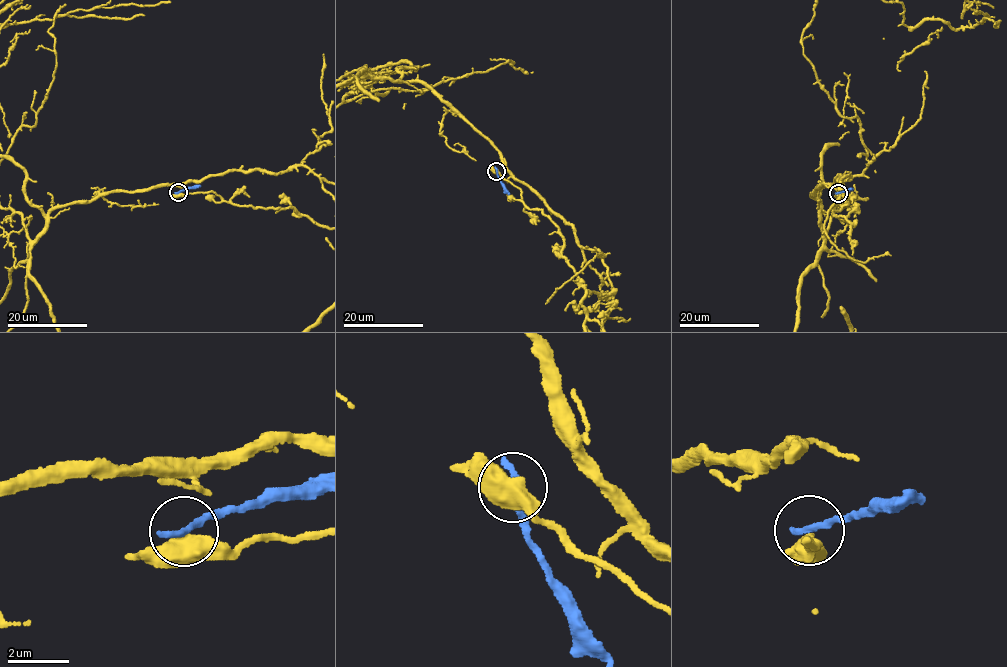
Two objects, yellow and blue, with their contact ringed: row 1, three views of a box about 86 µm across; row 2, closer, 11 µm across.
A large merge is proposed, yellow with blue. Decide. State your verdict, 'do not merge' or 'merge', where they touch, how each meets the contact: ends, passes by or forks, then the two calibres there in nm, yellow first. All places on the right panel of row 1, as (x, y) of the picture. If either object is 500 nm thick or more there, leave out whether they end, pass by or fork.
do not merge; place (838, 193); calibres 550 and 260 nm

